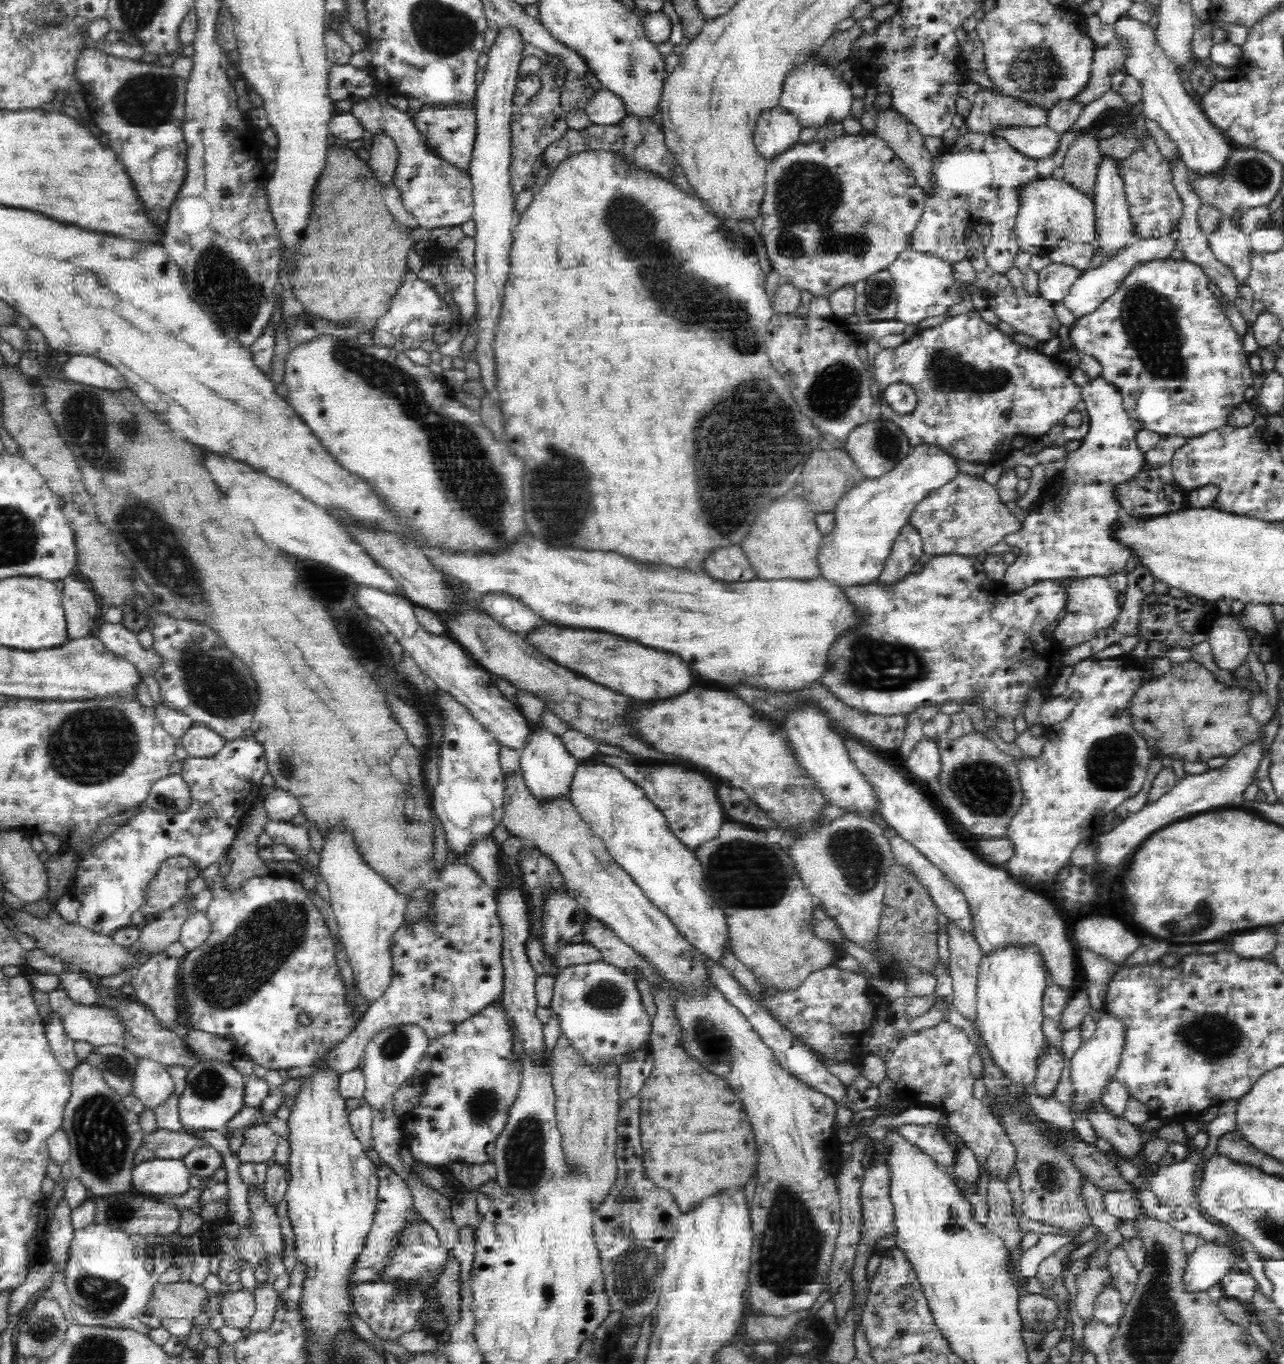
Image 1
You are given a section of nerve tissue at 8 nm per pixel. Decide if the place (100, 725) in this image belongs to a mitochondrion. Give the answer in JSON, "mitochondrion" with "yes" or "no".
{"mitochondrion":"yes"}

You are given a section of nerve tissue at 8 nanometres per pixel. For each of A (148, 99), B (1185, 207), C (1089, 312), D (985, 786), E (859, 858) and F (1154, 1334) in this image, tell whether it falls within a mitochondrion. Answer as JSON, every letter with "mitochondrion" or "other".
{"A":"mitochondrion","B":"other","C":"other","D":"mitochondrion","E":"mitochondrion","F":"mitochondrion"}

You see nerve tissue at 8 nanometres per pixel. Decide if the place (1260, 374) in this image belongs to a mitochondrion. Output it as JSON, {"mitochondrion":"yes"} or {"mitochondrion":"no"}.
{"mitochondrion":"no"}

